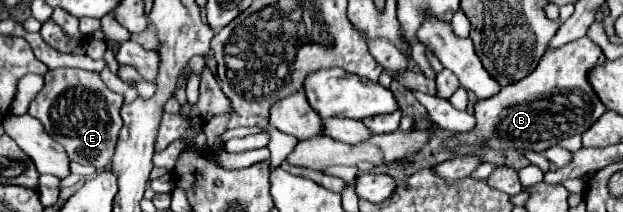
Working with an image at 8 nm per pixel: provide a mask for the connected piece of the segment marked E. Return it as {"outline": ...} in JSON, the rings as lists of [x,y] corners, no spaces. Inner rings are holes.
{"outline":[[[54,69],[46,73],[46,83],[30,103],[28,113],[44,125],[46,133],[66,149],[72,161],[88,163],[102,171],[110,165],[118,131],[122,127],[122,105],[124,97],[110,91],[100,73],[84,69]]]}

